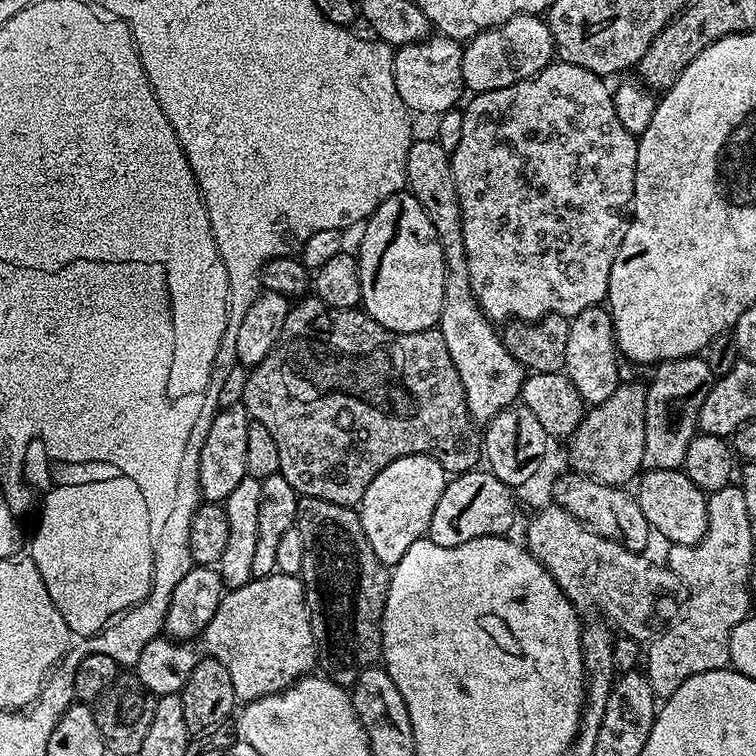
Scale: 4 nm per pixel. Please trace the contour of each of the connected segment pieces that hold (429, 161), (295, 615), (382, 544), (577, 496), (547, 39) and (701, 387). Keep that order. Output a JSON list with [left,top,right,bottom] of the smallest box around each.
[[406,138,526,422],[202,572,318,702],[358,456,446,564],[551,470,654,553],[461,14,556,94],[642,355,717,470]]

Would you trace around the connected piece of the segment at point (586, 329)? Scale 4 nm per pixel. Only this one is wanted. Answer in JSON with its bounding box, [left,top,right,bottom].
[564,306,622,406]

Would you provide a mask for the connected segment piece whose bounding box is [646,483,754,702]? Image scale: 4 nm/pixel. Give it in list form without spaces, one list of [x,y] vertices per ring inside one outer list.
[[[730,483],[708,496],[708,529],[704,537],[696,544],[674,544],[667,549],[666,563],[684,579],[688,593],[686,607],[679,619],[659,633],[646,648],[646,675],[657,701],[669,700],[674,690],[678,690],[678,686],[682,686],[686,678],[694,678],[694,674],[706,674],[710,670],[729,667],[731,631],[753,611],[752,592],[748,589],[748,579],[752,576],[752,541],[754,535],[743,491],[735,483]]]

